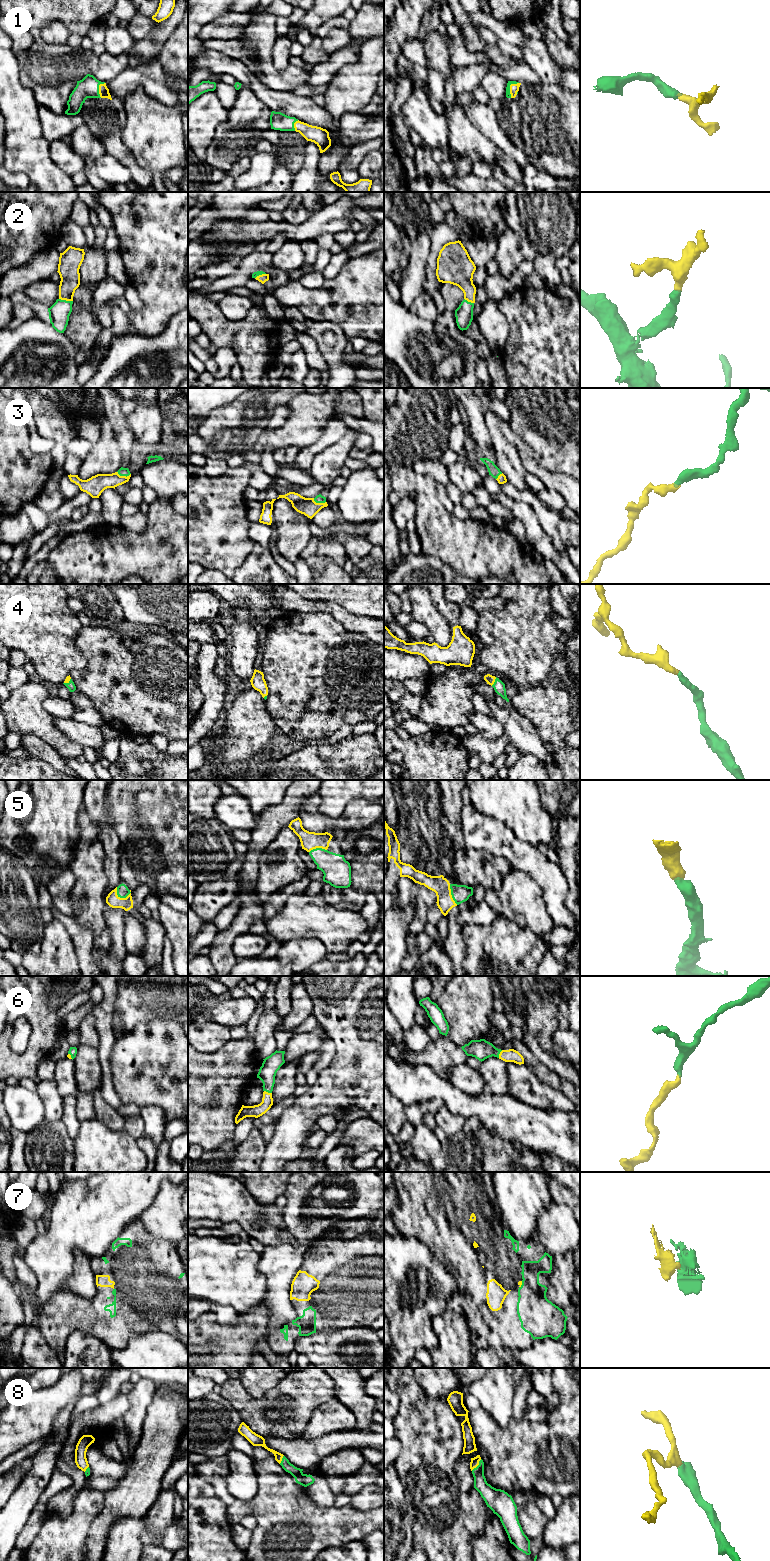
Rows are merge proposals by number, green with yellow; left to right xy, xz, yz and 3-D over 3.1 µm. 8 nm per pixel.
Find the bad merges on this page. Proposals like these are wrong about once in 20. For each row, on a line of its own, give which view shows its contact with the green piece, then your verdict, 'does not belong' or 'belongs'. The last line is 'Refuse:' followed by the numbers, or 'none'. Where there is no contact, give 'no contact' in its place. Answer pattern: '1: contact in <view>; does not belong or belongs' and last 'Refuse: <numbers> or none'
1: contact in yz; belongs
2: contact in xy; belongs
3: contact in xy; belongs
4: contact in yz; belongs
5: contact in xy; belongs
6: contact in xz; belongs
7: contact in yz; belongs
8: contact in yz; belongs
Refuse: none

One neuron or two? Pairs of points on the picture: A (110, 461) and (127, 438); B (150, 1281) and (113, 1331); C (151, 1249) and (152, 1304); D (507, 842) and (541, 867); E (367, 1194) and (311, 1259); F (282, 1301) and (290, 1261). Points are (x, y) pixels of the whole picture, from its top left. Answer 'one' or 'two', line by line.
A: two
B: one
C: one
D: one
E: two
F: one

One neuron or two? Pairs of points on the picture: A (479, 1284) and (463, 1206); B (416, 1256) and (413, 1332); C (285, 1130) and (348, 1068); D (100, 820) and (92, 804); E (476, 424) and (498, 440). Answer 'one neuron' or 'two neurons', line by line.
A: one neuron
B: one neuron
C: one neuron
D: one neuron
E: two neurons

